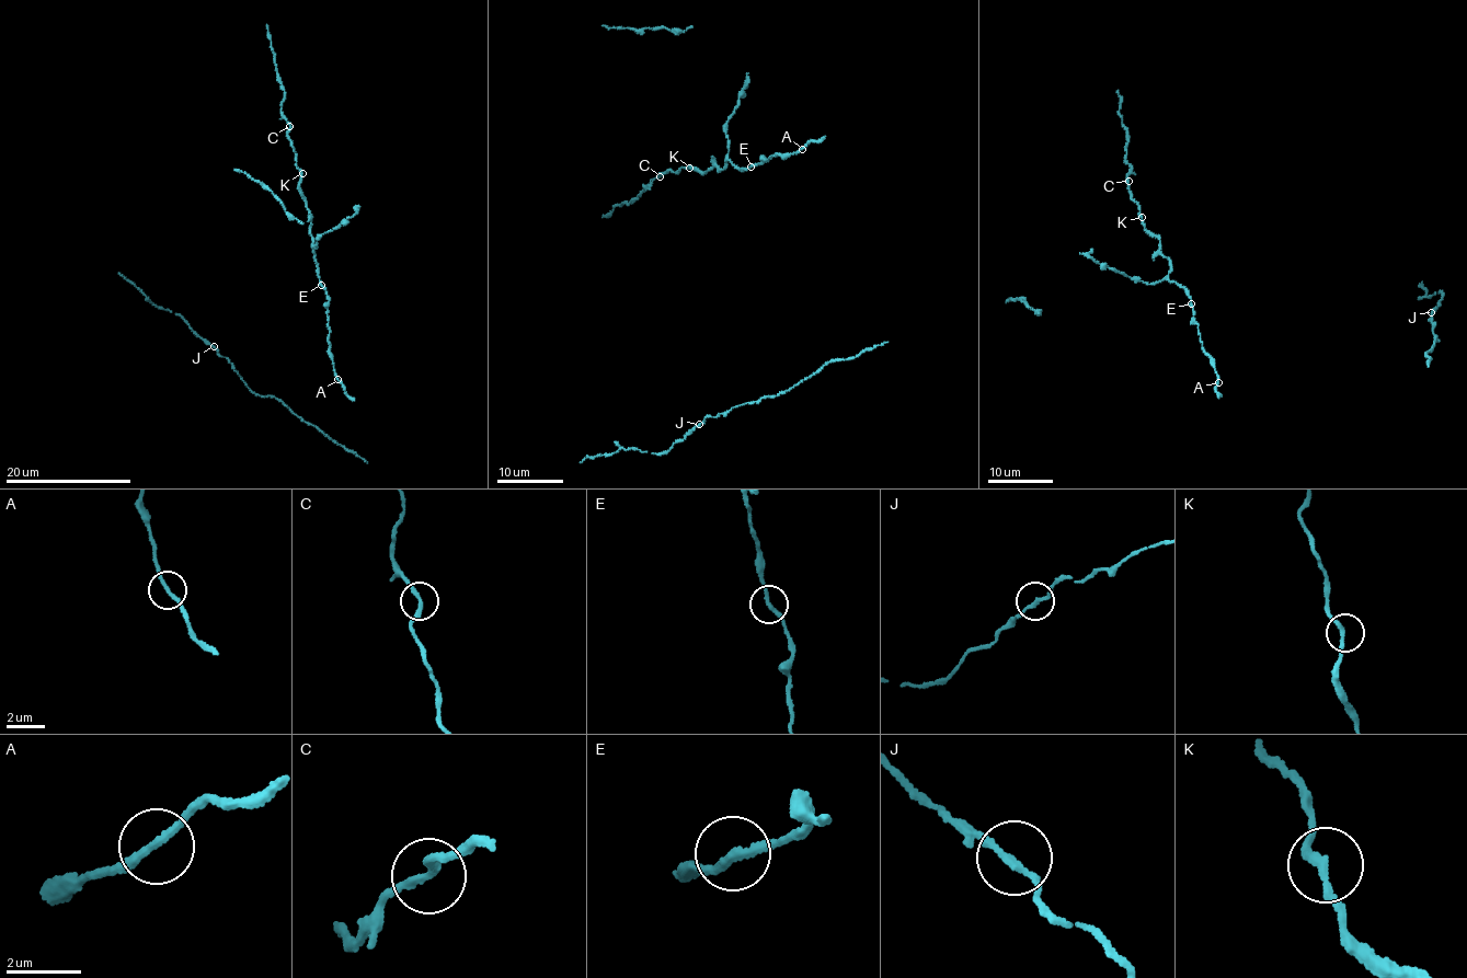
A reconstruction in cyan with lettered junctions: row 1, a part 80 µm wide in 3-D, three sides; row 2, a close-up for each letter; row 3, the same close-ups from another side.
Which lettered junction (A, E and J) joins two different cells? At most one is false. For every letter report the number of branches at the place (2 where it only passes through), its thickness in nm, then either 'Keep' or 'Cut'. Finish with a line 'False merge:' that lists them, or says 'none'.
A: Branches: 2. Thickness 200 nm. Keep
E: Branches: 2. Thickness 220 nm. Keep
J: Branches: 2. Thickness 180 nm. Keep
False merge: none

